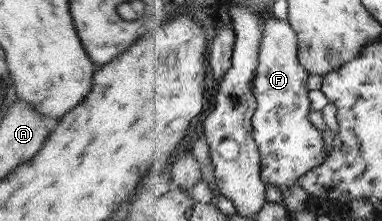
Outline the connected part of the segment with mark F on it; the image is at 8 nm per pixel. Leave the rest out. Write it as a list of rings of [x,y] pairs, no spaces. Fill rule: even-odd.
[[[288,19],[268,20],[255,80],[259,107],[254,117],[254,136],[262,150],[263,178],[282,191],[298,185],[301,178],[323,166],[330,156],[325,135],[311,123],[314,108],[309,90],[310,74],[299,62],[299,53],[299,33],[294,25]]]

